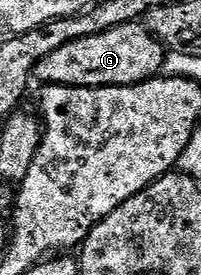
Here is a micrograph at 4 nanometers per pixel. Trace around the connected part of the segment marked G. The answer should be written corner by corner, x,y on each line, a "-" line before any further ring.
142,22
122,23
105,33
81,37
53,49
37,66
34,78
52,87
128,87
156,78
165,67
165,48

